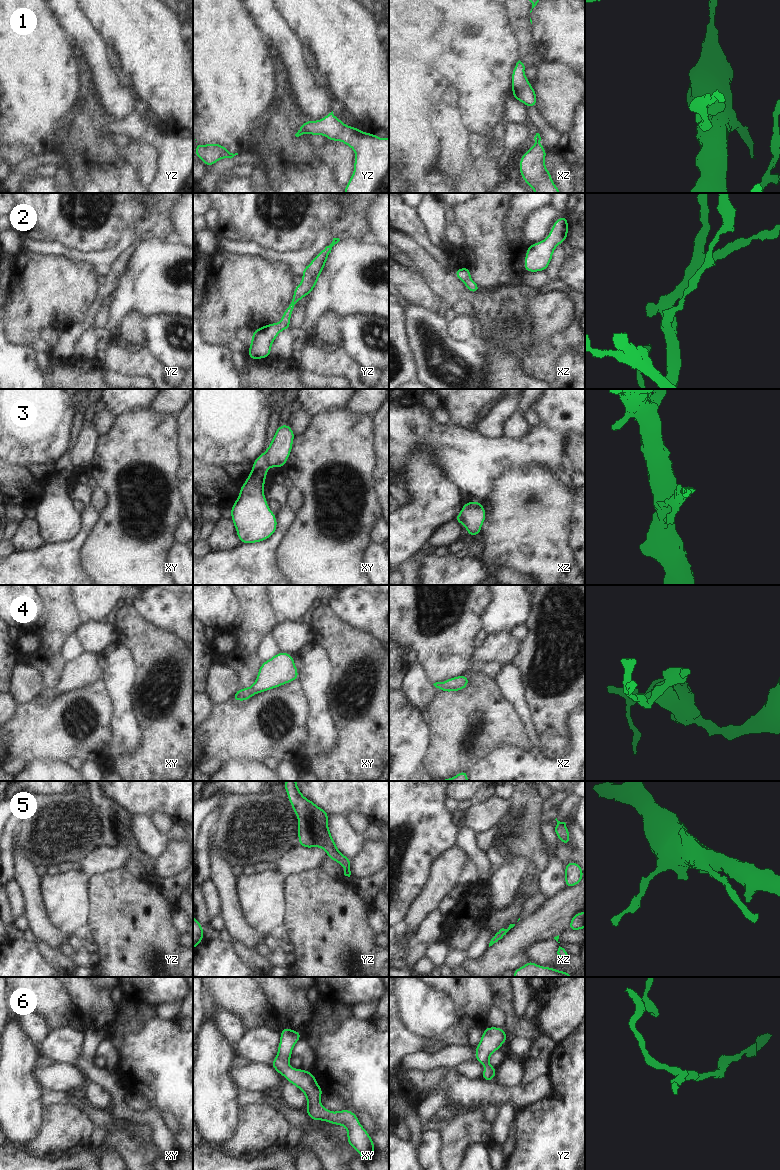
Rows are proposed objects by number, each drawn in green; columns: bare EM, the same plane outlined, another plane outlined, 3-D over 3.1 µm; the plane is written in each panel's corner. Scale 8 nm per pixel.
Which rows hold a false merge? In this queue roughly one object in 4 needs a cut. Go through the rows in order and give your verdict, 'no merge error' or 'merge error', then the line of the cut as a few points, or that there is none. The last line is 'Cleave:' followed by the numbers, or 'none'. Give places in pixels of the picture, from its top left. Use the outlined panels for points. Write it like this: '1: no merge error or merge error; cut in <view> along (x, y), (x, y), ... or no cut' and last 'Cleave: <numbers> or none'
1: no merge error; no cut
2: no merge error; no cut
3: merge error; cut in xy along (264, 452), (269, 466)
4: no merge error; no cut
5: no merge error; no cut
6: no merge error; no cut
Cleave: 3

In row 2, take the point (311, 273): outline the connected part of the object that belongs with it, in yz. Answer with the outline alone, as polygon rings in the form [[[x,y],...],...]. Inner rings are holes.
[[[333,238],[332,243],[319,252],[310,264],[302,269],[302,282],[294,288],[292,301],[285,309],[280,322],[262,326],[251,333],[252,341],[247,354],[250,359],[258,360],[271,356],[272,343],[281,331],[291,329],[290,318],[296,303],[311,293],[317,286],[318,278],[325,268],[332,247],[339,241],[339,238]]]

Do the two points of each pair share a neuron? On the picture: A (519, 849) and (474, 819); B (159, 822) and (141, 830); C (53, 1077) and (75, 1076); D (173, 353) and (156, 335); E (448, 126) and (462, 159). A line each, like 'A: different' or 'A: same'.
A: different
B: different
C: same
D: same
E: same

